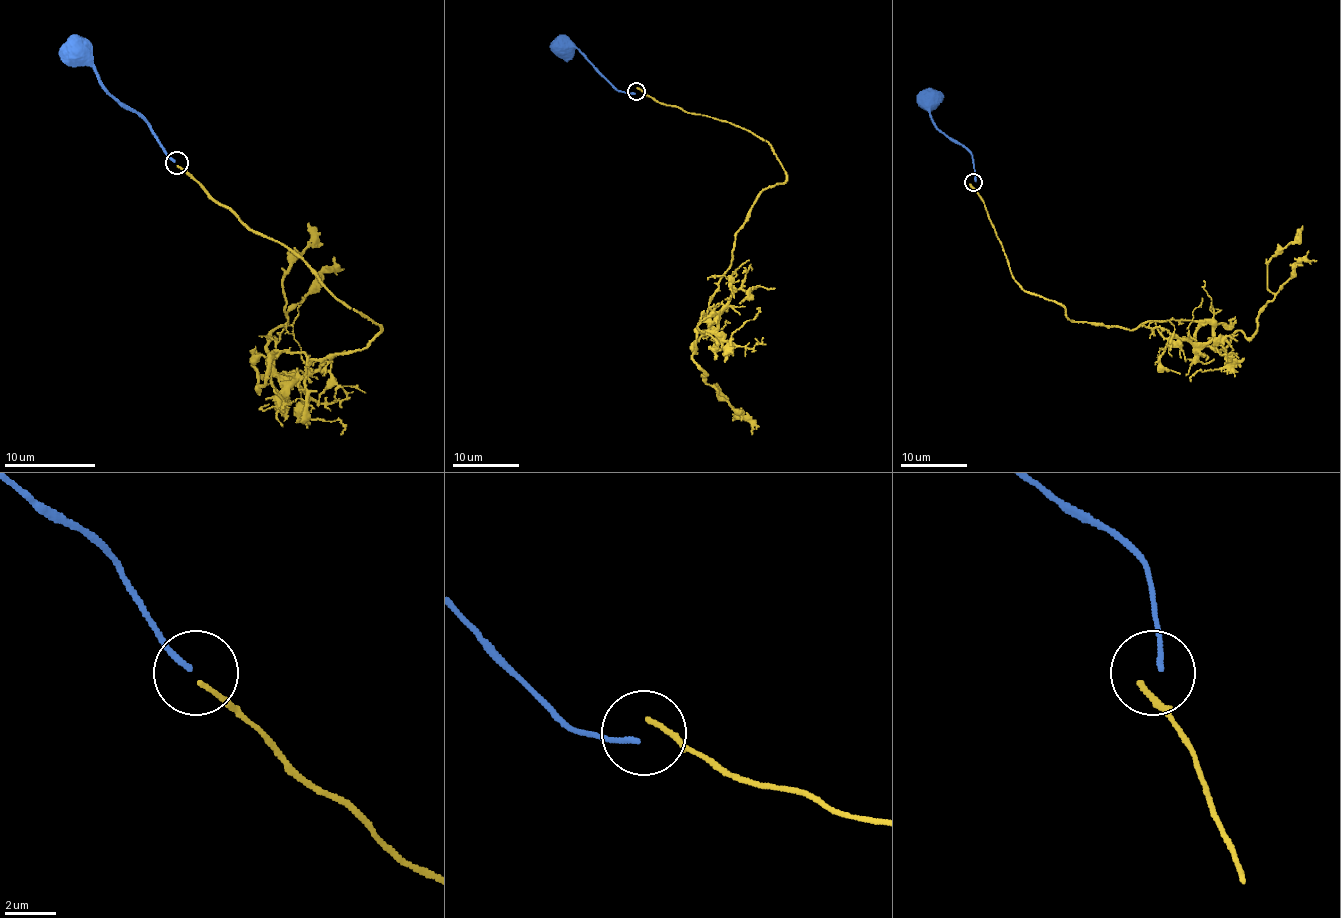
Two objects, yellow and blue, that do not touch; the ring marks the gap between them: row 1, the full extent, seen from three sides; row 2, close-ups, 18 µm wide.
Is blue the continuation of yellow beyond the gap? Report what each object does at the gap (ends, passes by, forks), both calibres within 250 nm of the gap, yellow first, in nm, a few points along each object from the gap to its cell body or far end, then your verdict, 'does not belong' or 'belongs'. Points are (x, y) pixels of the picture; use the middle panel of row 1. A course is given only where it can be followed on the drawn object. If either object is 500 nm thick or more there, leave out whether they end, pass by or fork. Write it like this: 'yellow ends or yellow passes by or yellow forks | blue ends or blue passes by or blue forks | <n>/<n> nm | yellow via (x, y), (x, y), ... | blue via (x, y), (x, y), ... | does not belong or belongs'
yellow ends | blue ends | 190/240 nm | yellow via (637, 89), (749, 129), (785, 172), (735, 236), (732, 262), (697, 327), (692, 356), (735, 411), (732, 421) | blue via (635, 92), (617, 89), (577, 49), (569, 44), (564, 47) | does not belong

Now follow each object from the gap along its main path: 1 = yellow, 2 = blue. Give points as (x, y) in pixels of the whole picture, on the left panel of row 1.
1: (177, 166), (380, 327), (309, 363), (275, 350), (259, 393), (252, 366), (271, 366), (307, 223)
2: (175, 161), (150, 125), (123, 107), (100, 84), (95, 70), (77, 52)

